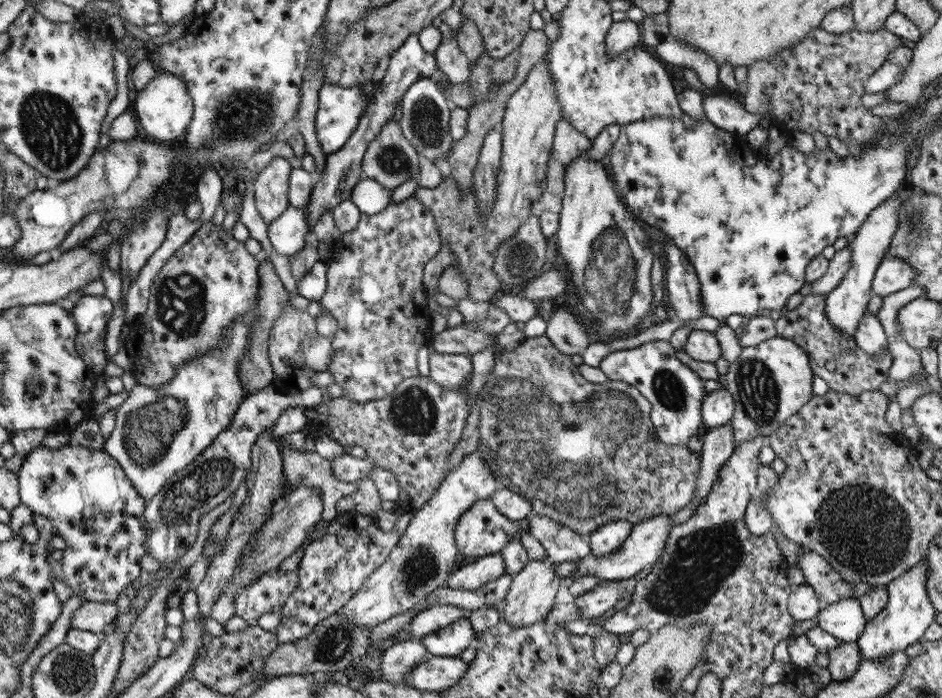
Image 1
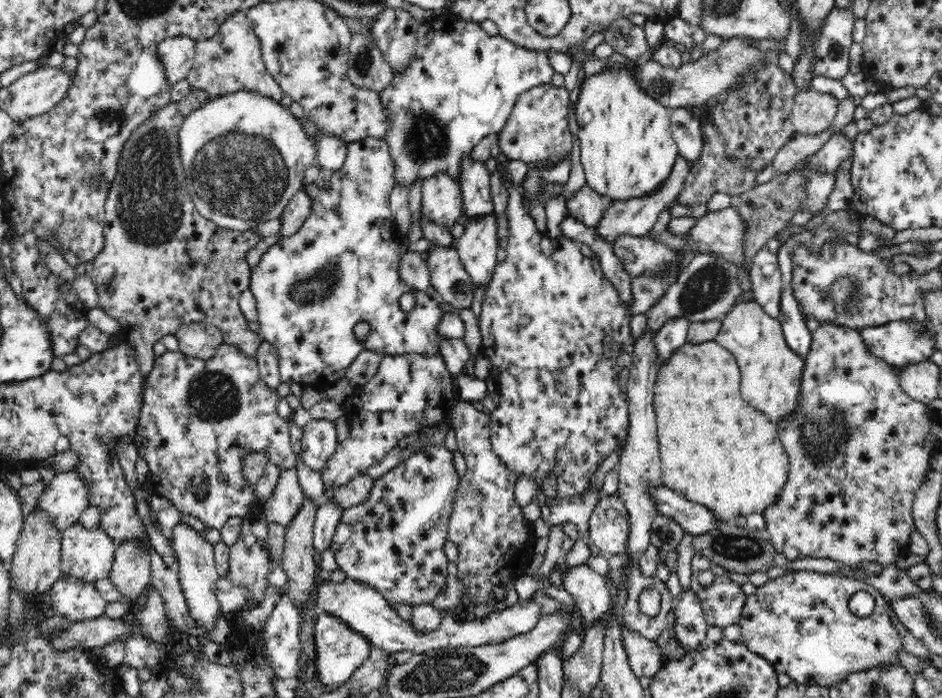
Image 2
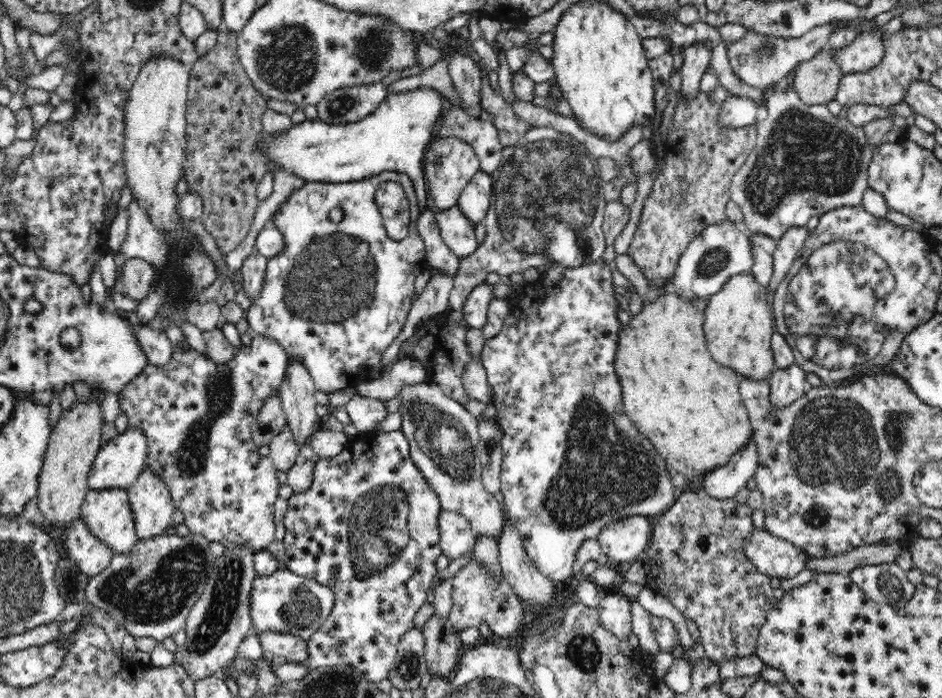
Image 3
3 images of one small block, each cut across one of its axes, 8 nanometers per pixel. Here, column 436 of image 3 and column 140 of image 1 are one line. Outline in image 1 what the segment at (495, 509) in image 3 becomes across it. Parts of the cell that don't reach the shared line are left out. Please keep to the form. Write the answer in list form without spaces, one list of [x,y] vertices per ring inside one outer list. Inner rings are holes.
[[[259,300],[248,313],[227,328],[223,341],[209,354],[191,358],[174,375],[173,381],[158,387],[134,386],[128,399],[118,407],[115,427],[103,446],[125,468],[133,486],[147,503],[178,470],[192,464],[220,432],[229,429],[238,408],[246,400],[240,377],[241,361],[253,342],[253,326],[260,320]]]

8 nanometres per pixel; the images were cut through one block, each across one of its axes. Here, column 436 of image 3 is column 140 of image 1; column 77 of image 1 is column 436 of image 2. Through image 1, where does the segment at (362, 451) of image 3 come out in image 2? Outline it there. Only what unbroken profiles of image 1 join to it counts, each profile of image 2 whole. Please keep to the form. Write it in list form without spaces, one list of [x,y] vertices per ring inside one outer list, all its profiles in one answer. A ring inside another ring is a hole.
[[[438,445],[423,447],[403,464],[374,479],[368,500],[342,512],[341,524],[336,528],[330,546],[338,569],[346,573],[348,579],[376,587],[394,608],[400,603],[409,604],[412,608],[431,603],[446,585],[446,565],[449,561],[442,547],[448,540],[448,526],[458,484],[453,452]]]

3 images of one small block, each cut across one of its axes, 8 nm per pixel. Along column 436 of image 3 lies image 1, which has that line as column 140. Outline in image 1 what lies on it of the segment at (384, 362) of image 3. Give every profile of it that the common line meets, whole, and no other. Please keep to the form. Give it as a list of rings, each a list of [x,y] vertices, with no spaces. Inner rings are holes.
[[[206,165],[202,169],[202,173],[197,177],[196,180],[196,189],[197,197],[202,205],[202,216],[198,220],[188,220],[184,212],[178,213],[170,218],[167,229],[166,240],[160,245],[160,248],[152,256],[152,261],[150,261],[144,268],[141,269],[141,272],[136,277],[136,280],[130,285],[128,294],[127,294],[127,304],[125,309],[125,320],[126,323],[134,325],[141,314],[147,309],[149,303],[149,294],[151,291],[152,283],[156,278],[156,275],[160,272],[160,269],[164,266],[165,262],[168,262],[168,259],[175,254],[175,252],[185,243],[190,240],[190,237],[202,226],[202,223],[206,221],[211,221],[212,216],[217,209],[218,204],[221,201],[221,193],[223,192],[223,184],[216,167],[212,165]]]

